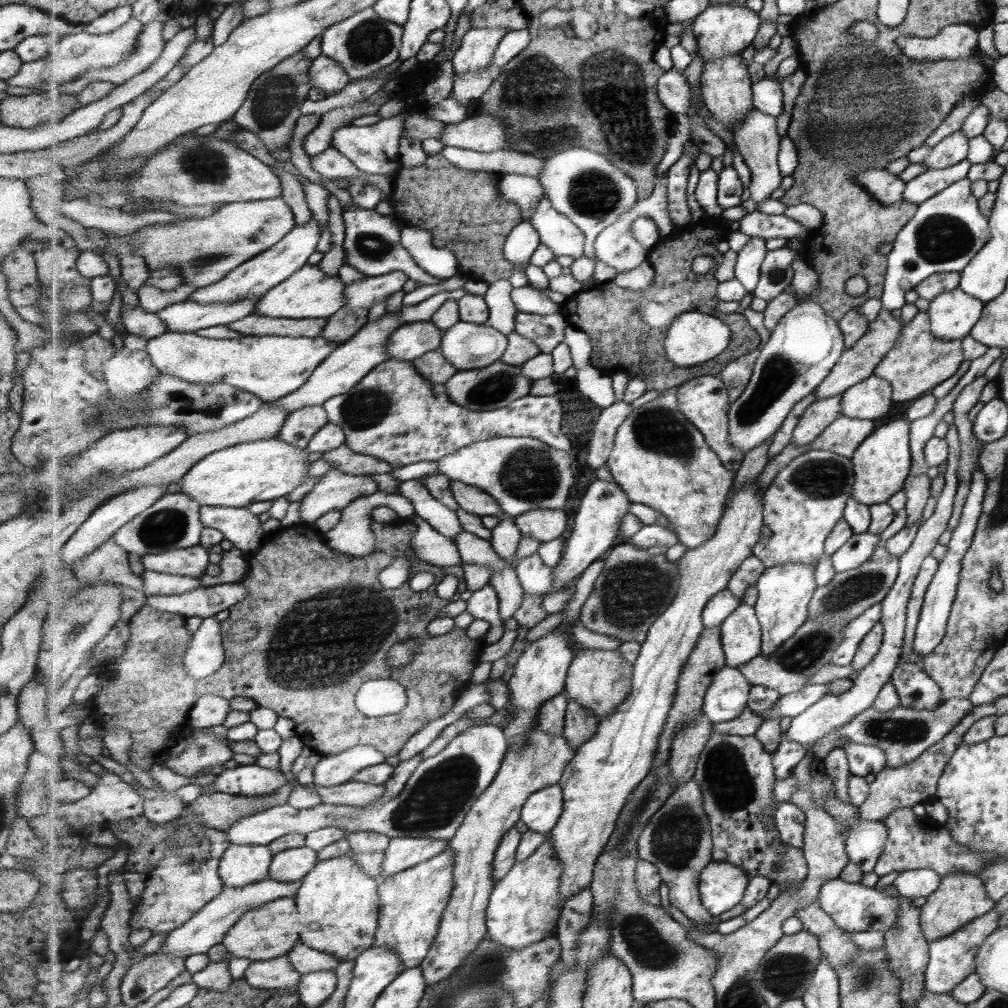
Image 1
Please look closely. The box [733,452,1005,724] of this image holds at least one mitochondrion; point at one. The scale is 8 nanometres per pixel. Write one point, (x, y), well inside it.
(819, 477)

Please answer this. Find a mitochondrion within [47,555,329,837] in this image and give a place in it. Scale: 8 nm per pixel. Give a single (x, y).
(76, 626)

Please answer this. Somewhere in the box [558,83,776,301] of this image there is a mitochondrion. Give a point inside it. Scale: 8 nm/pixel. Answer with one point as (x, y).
(594, 192)

